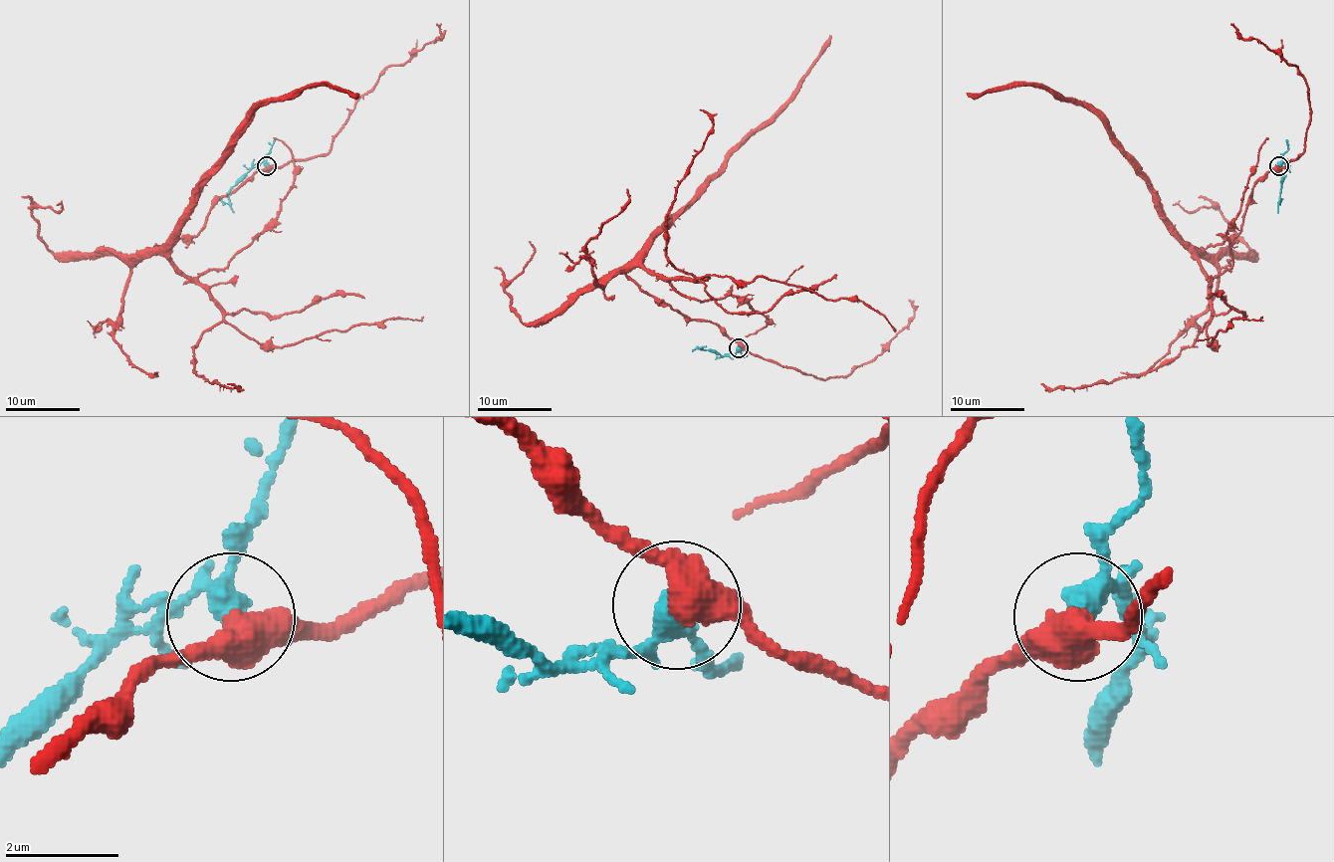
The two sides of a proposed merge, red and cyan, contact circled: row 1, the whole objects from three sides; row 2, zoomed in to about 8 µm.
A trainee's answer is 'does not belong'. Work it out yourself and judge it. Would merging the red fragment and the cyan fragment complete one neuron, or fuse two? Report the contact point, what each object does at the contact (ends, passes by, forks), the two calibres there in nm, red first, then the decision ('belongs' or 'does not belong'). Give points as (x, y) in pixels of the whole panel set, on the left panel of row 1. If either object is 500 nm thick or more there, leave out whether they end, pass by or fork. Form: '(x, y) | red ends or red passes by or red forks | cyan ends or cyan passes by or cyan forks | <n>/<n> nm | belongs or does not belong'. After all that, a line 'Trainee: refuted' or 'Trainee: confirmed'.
(266, 165) | 550/280 nm | does not belong
Trainee: confirmed

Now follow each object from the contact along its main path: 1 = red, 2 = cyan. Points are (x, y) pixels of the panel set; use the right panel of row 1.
1: (1278, 165), (1252, 187), (1235, 234), (1193, 249), (1169, 221), (1150, 178), (1086, 107), (1030, 85), (967, 94)
2: (1278, 165), (1284, 163), (1286, 167), (1276, 212)

